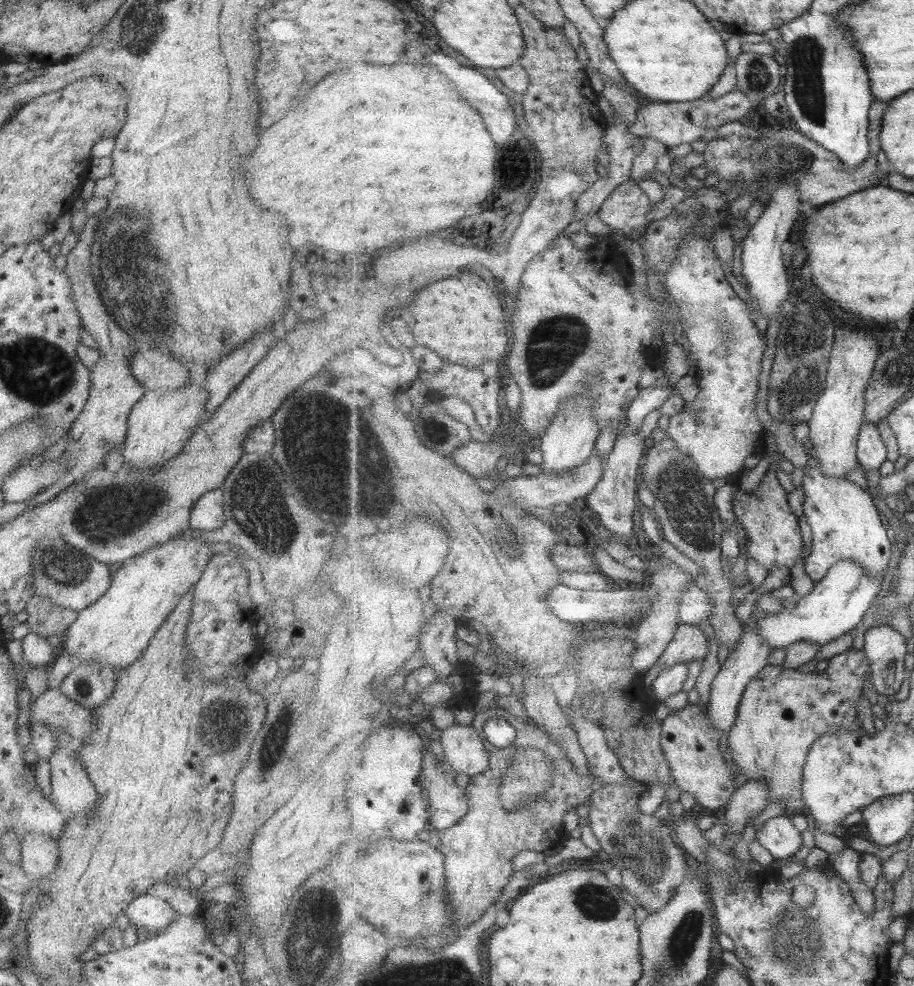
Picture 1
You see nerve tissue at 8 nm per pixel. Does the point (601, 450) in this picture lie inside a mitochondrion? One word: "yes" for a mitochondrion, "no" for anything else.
no

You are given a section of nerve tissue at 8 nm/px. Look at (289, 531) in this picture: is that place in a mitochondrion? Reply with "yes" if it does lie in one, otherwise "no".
no

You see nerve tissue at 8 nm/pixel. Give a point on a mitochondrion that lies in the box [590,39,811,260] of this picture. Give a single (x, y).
(757, 71)

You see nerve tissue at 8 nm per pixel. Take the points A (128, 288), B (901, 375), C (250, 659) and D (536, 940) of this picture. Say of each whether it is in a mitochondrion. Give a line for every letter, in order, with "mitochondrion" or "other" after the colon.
A: mitochondrion
B: mitochondrion
C: other
D: other

